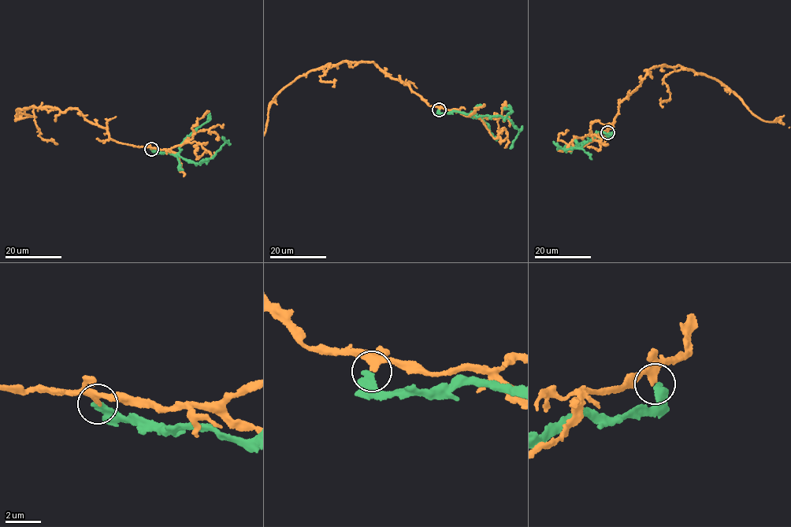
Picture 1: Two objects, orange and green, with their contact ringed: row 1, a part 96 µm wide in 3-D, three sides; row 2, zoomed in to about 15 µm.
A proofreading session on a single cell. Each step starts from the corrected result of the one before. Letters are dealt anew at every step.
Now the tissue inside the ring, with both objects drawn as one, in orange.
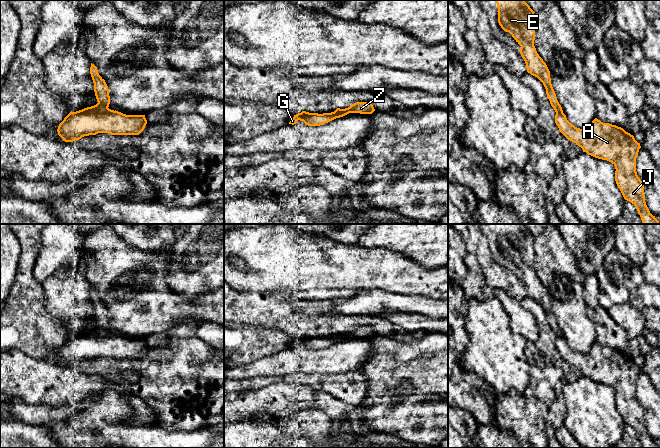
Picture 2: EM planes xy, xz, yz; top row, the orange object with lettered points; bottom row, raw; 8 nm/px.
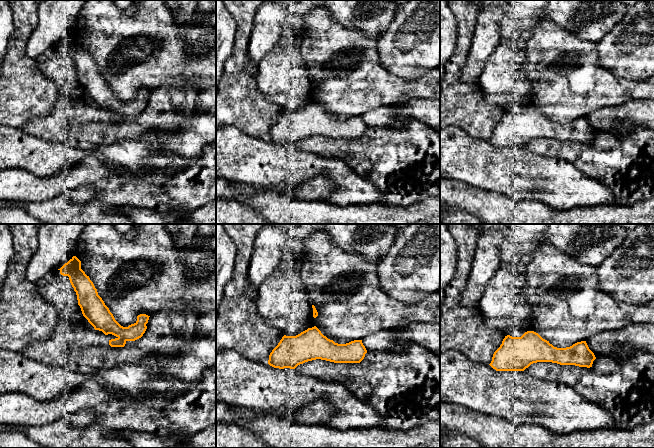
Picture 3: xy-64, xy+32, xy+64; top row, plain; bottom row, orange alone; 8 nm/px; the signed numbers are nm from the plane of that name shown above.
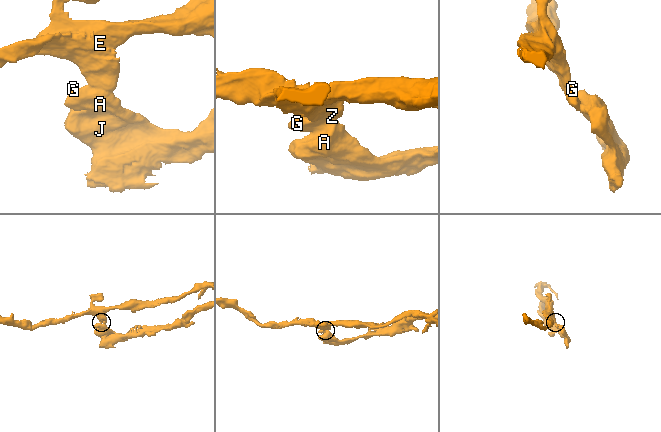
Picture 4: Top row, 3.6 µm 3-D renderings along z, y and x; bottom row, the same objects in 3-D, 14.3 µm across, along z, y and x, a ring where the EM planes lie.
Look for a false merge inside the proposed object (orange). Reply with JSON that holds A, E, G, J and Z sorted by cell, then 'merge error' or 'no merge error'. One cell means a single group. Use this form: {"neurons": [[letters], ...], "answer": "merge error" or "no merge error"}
{"neurons": [["A", "G", "J"], ["E", "Z"]], "answer": "merge error"}

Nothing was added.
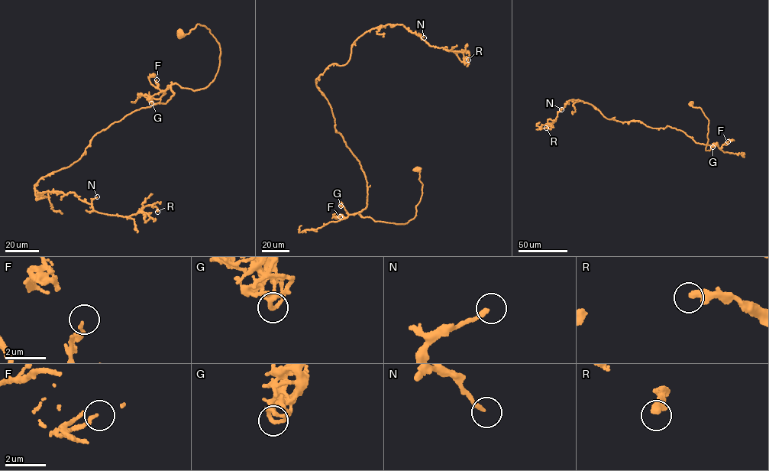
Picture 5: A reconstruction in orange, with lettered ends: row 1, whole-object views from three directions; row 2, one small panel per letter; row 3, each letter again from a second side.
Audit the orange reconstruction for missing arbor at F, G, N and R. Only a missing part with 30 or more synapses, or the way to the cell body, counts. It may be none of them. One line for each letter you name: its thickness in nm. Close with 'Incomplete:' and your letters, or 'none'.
Incomplete: none

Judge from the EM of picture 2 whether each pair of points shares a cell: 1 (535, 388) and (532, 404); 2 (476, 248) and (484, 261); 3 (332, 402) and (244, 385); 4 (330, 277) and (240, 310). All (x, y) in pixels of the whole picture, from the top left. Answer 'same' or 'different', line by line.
1: different
2: same
3: different
4: different

